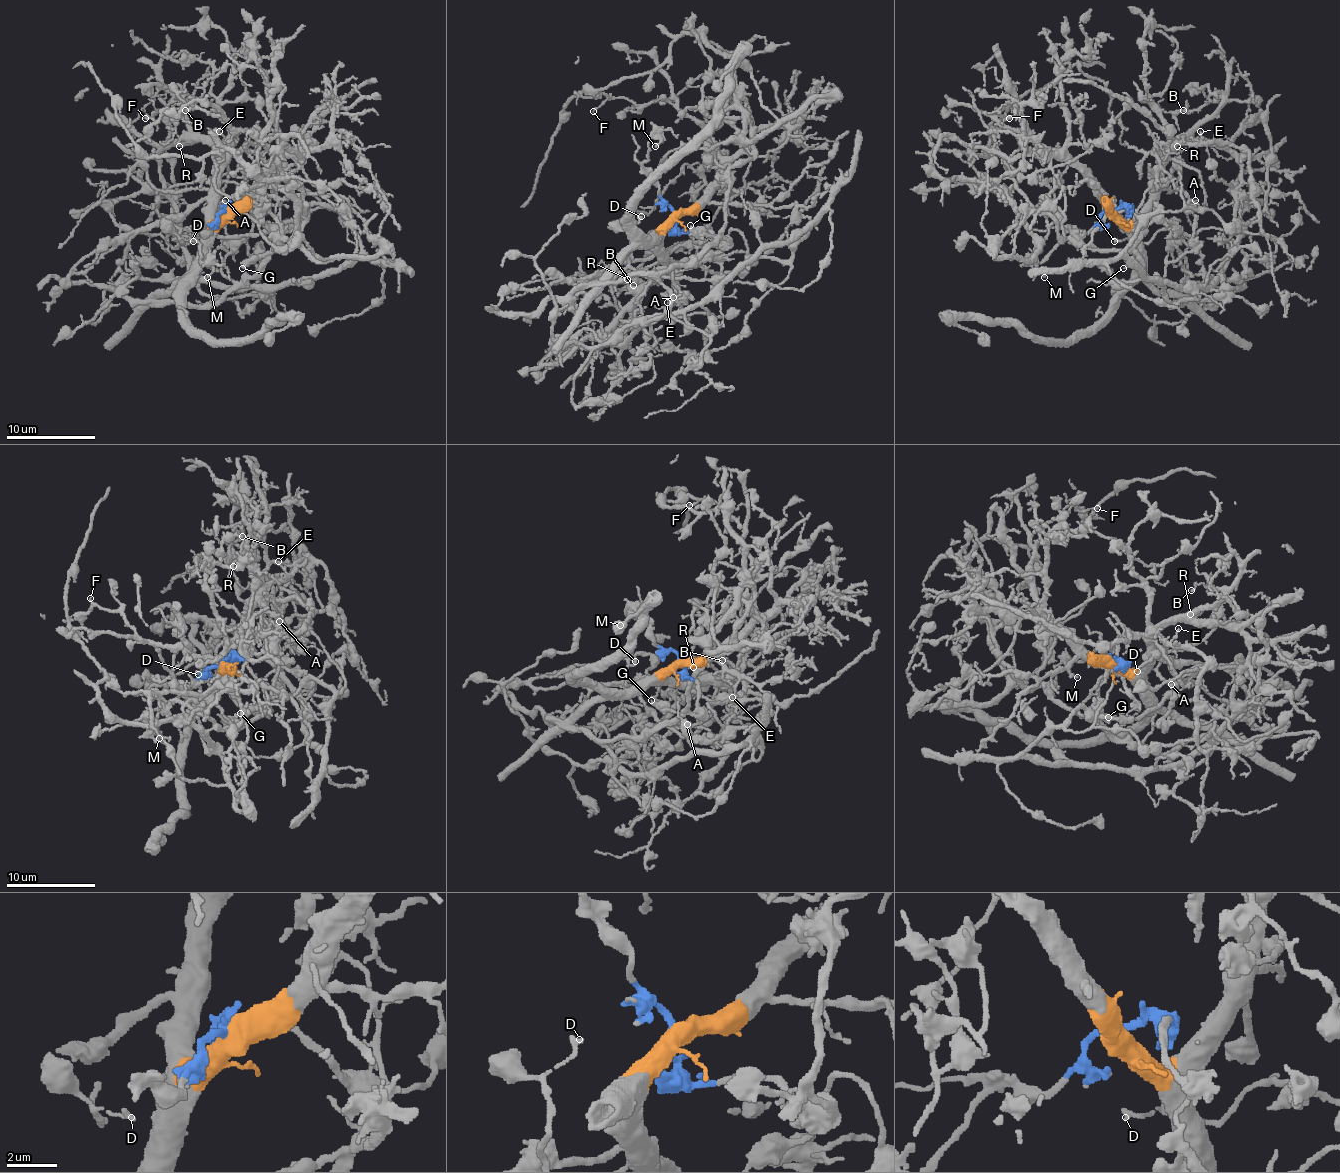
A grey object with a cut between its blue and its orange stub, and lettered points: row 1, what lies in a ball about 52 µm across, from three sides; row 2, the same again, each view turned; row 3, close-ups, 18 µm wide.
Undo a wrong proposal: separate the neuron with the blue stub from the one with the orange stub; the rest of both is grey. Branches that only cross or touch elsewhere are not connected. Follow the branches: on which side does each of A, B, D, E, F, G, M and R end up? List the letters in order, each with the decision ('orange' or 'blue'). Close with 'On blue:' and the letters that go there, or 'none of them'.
A: blue
B: orange
D: orange
E: orange
F: orange
G: blue
M: blue
R: orange
On blue: A, G, M

